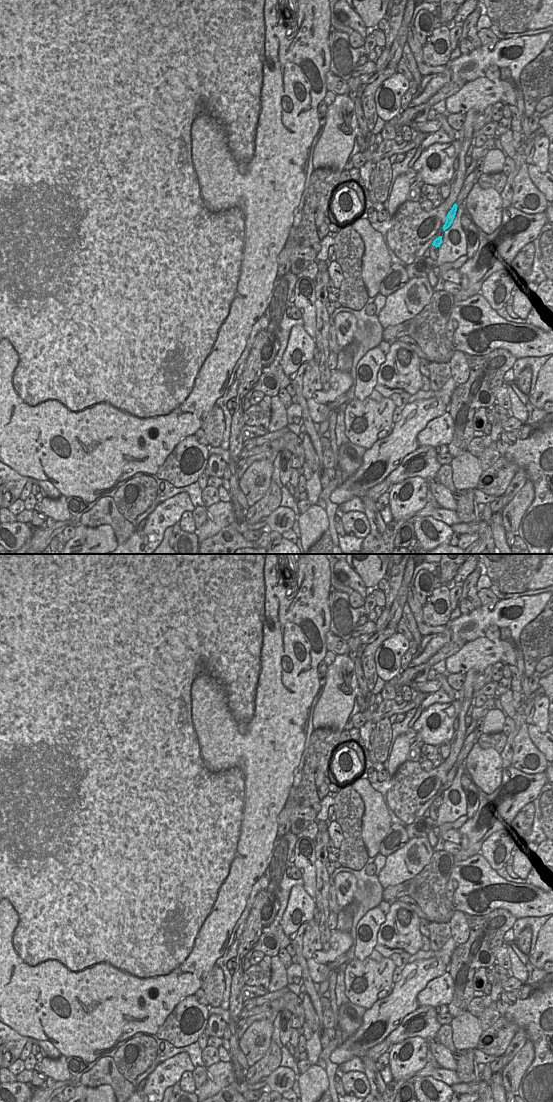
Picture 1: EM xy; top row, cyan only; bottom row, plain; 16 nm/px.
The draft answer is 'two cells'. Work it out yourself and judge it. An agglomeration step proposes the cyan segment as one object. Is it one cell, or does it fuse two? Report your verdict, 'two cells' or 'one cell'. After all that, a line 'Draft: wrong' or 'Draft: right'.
two cells
Draft: right

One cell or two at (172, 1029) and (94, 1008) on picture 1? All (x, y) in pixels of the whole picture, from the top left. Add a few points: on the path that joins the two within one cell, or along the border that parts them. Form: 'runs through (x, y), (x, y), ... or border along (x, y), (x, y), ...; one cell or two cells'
border along (174, 1006), (155, 1033); two cells

